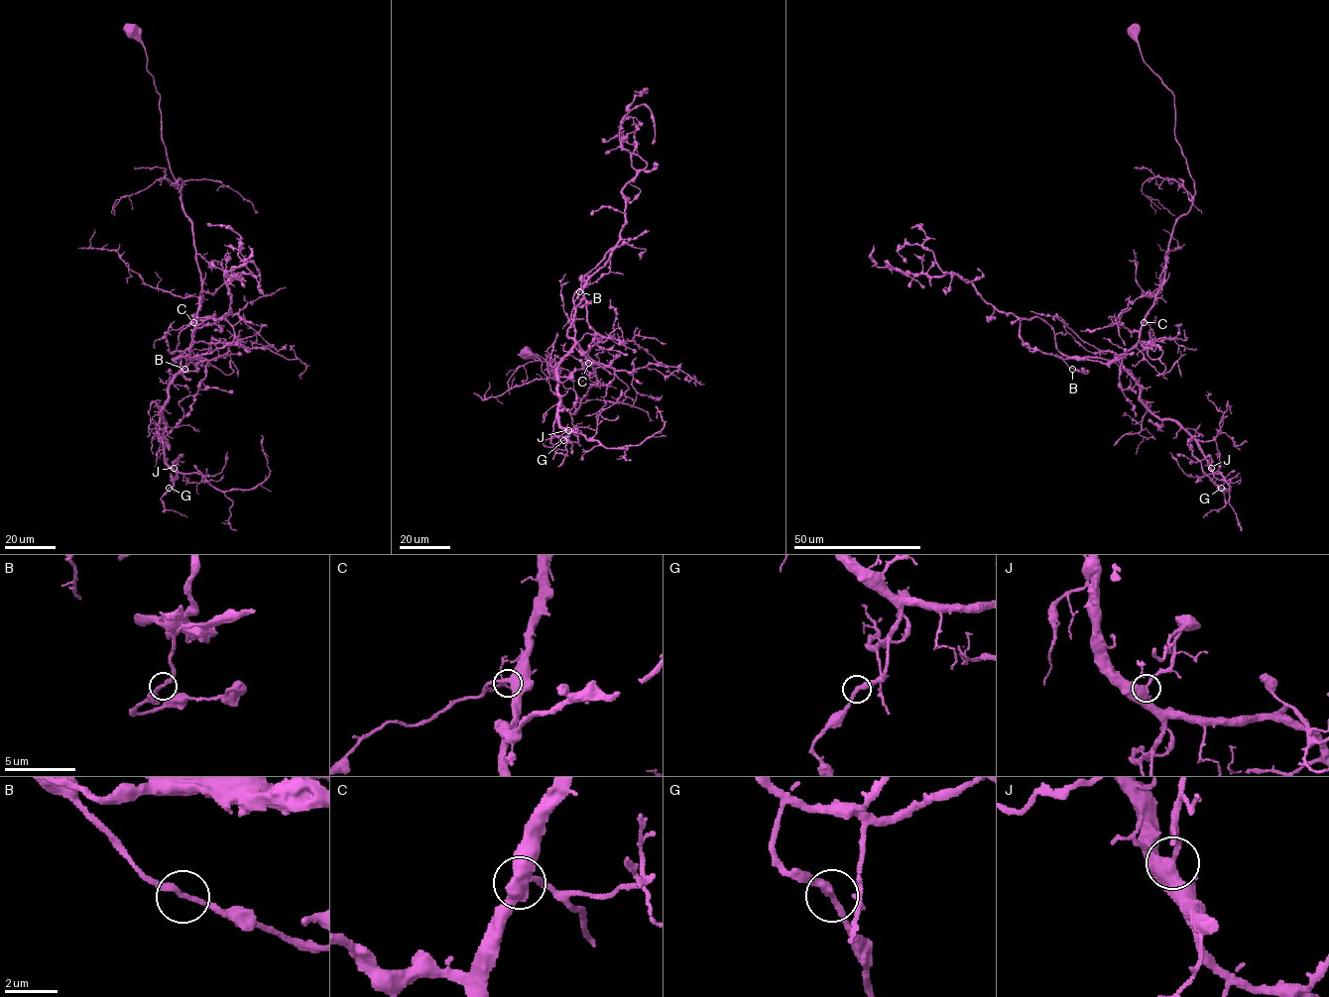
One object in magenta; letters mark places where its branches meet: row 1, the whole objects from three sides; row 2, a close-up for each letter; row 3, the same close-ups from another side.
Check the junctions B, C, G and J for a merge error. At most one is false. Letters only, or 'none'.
none

